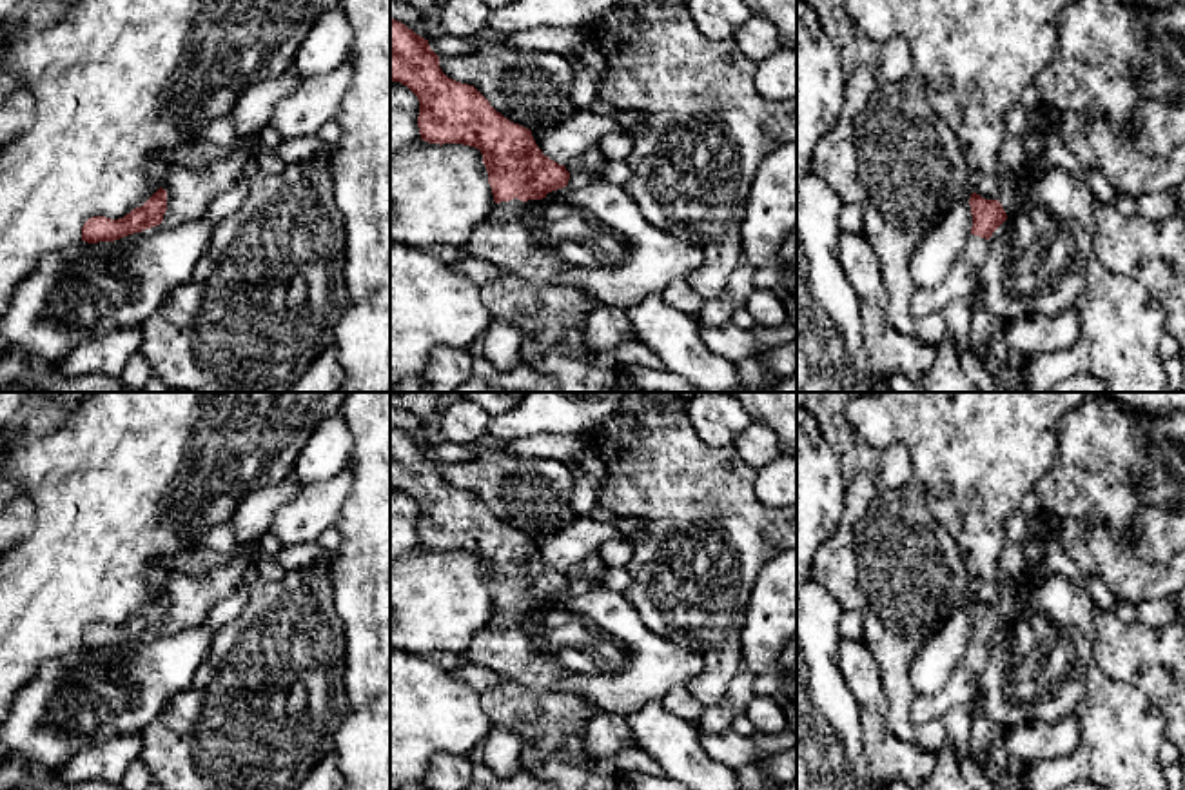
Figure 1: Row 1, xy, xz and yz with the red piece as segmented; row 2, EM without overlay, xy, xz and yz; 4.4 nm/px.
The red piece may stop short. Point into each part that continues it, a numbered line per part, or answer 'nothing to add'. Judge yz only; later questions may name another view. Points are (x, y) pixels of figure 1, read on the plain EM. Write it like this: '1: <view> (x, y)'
1: yz (1015, 591)

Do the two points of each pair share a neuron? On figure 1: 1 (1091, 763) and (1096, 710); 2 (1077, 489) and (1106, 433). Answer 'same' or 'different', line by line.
1: same
2: same

